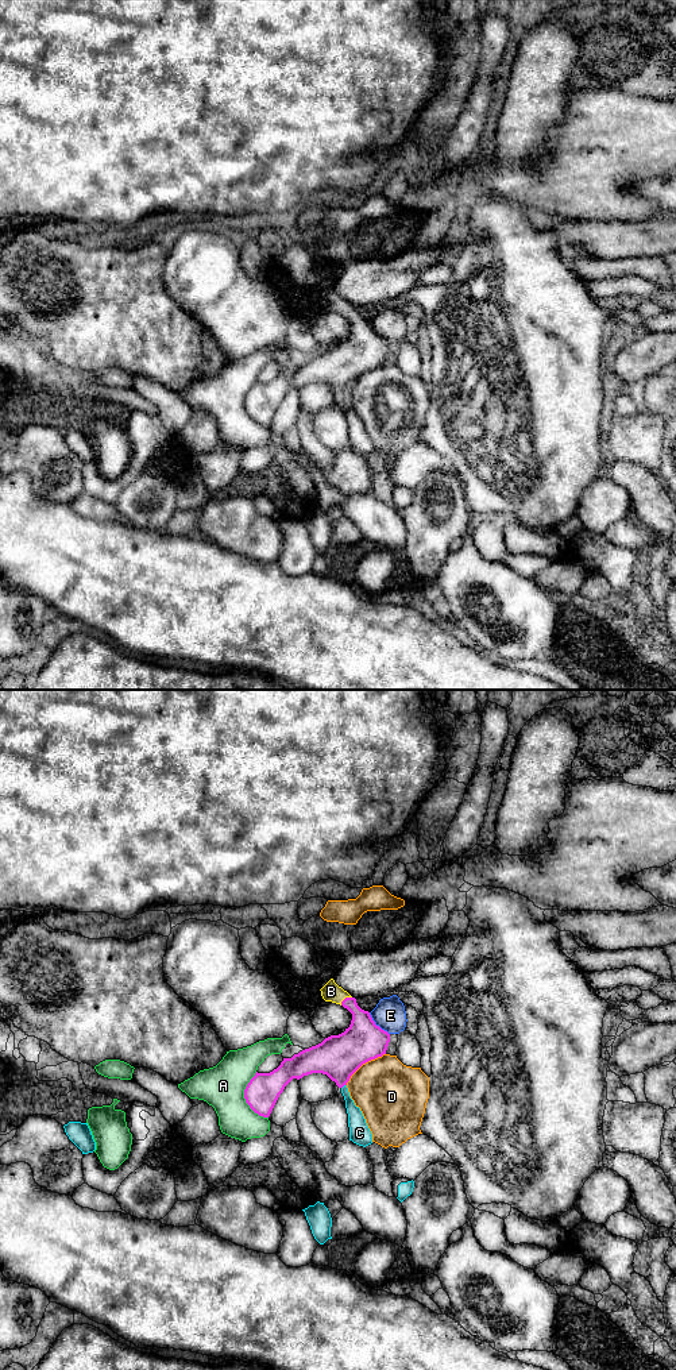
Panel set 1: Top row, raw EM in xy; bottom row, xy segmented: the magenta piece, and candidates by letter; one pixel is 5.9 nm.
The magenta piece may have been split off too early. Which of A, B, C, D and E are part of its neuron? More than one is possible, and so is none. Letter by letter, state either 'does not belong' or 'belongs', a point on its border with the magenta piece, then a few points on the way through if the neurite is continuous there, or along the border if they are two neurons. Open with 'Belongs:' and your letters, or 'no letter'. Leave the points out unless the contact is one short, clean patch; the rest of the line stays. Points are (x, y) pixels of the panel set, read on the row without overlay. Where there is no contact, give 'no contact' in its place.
Belongs: B
A: does not belong; meets magenta in xy at (244, 406)
B: belongs; meets magenta in xy at (344, 308)
C: does not belong; meets magenta in xy at (343, 394)
D: does not belong; meets magenta in xy at (363, 371); border along xy (385, 362), (366, 370), (346, 393)
E: does not belong; meets magenta in xy at (375, 334); border along xy (369, 321), (371, 328), (389, 343)

